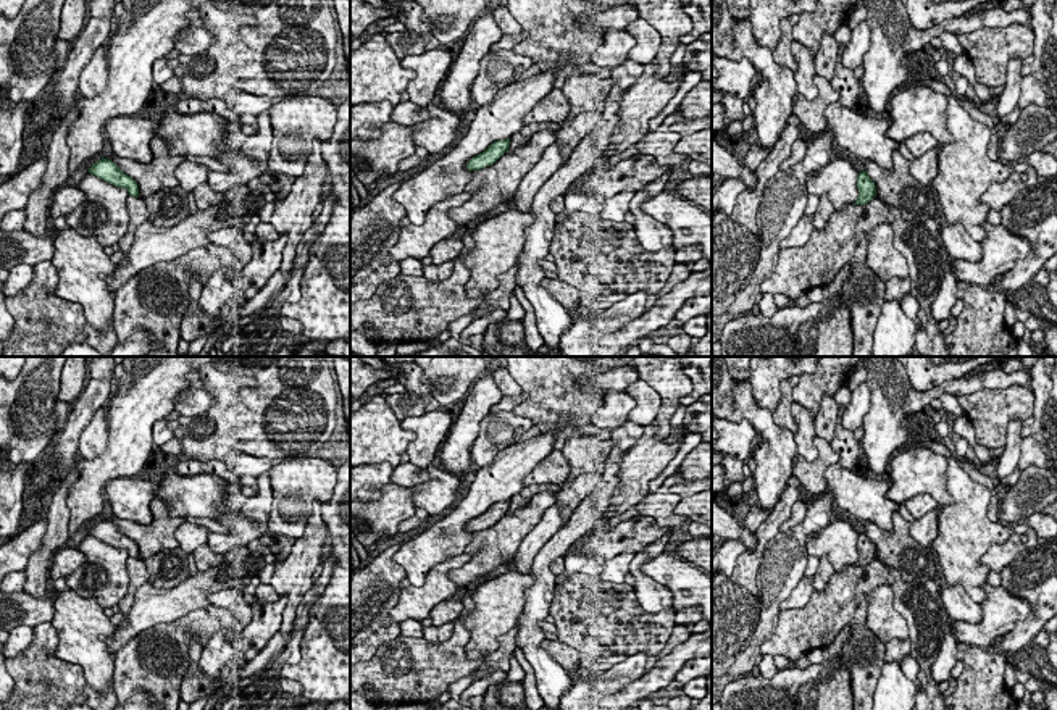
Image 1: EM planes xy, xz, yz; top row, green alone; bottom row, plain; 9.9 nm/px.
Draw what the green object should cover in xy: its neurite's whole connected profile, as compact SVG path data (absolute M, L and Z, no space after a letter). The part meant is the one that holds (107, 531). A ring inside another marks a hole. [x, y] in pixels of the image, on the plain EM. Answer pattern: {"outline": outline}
{"outline": "M102 520L98 521L97 524L94 524L90 529L89 529L89 534L116 547L116 549L124 549L129 557L132 558L139 558L139 547L137 544L124 536L118 528L116 524L113 524L111 521L108 520Z"}

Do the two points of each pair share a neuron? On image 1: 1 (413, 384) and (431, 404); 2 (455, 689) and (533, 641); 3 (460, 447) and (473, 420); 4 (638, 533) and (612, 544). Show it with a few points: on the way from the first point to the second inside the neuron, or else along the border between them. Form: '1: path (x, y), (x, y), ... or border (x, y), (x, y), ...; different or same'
1: path (418, 389), (428, 399); same
2: border (518, 622), (515, 646); different
3: path (460, 441), (467, 426); same
4: path (631, 534), (623, 542), (618, 542); same

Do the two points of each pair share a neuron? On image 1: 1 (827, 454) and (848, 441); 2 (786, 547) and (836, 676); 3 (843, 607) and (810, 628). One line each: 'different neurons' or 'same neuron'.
1: different neurons
2: different neurons
3: same neuron

